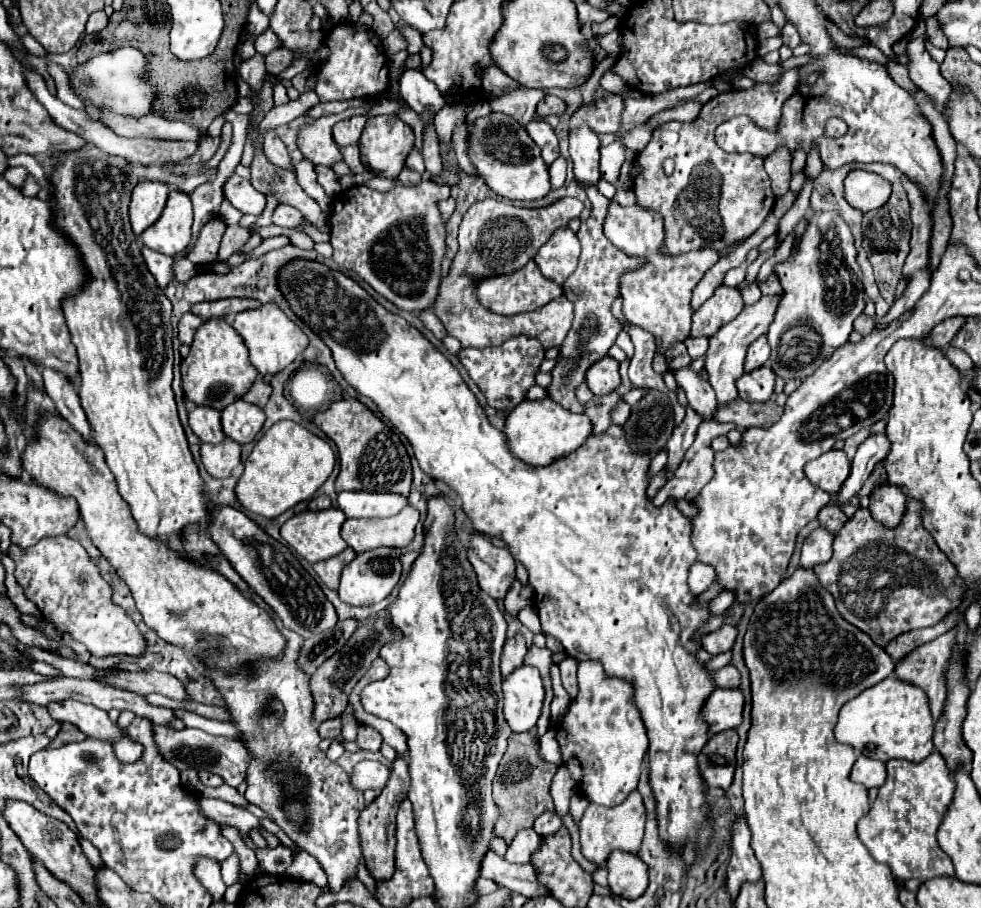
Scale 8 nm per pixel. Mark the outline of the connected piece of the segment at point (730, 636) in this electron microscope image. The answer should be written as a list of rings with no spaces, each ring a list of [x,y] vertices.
[[[726,624],[726,626],[722,626],[720,630],[710,632],[710,634],[704,638],[702,648],[704,648],[706,652],[714,654],[714,656],[720,654],[720,652],[728,652],[728,650],[732,650],[736,636],[738,636],[738,628],[732,626],[732,624]]]

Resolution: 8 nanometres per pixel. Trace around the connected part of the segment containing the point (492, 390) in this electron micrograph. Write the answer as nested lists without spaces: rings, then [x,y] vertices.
[[[526,335],[512,337],[498,347],[484,349],[462,348],[458,352],[462,366],[486,396],[488,406],[498,412],[510,412],[518,402],[526,400],[526,390],[536,384],[536,374],[544,362],[544,346],[535,338]]]

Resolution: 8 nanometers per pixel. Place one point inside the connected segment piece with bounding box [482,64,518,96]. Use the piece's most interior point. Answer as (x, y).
(494, 80)

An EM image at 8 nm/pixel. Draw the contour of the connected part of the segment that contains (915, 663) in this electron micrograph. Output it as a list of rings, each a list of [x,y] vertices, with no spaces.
[[[946,632],[936,640],[932,640],[930,644],[914,648],[910,654],[906,654],[906,658],[896,662],[894,668],[896,678],[916,684],[926,692],[934,720],[938,718],[938,714],[942,714],[942,702],[946,698],[942,670],[946,670],[946,658],[950,656],[952,644],[954,644],[954,634]]]

